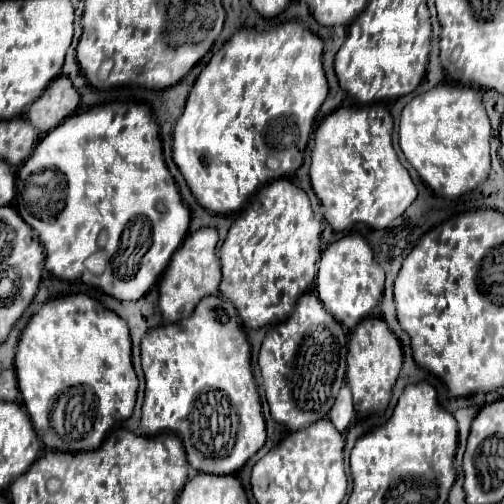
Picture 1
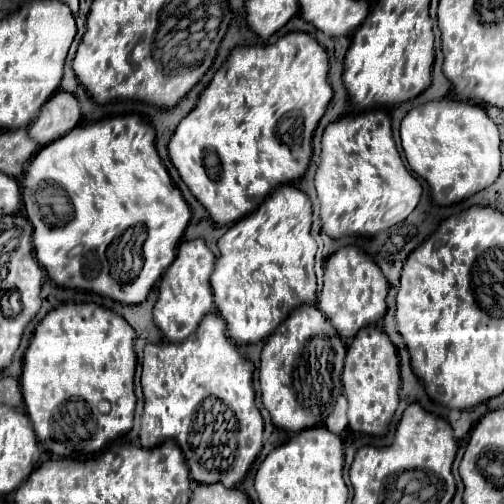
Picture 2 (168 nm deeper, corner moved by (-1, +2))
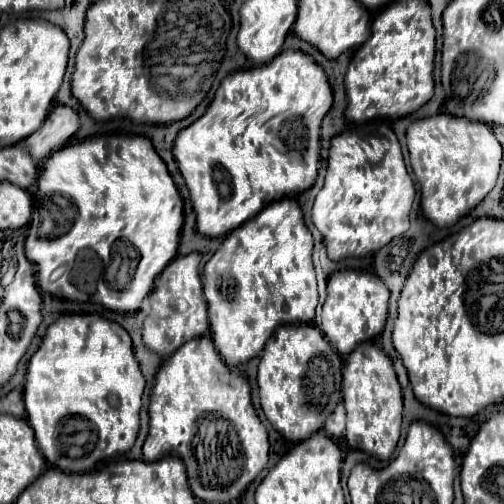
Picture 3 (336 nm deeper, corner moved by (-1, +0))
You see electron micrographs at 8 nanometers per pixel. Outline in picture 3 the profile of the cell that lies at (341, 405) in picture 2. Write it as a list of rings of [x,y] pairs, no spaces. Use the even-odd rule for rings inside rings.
[[[338,403],[334,413],[324,423],[324,433],[330,435],[332,439],[338,439],[344,435],[344,427],[346,427],[346,411],[344,411],[344,405]]]

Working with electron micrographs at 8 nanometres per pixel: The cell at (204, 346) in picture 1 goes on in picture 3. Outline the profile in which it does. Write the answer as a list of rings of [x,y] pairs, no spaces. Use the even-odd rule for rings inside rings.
[[[208,335],[184,343],[172,357],[164,359],[156,373],[156,383],[150,395],[150,431],[144,443],[144,459],[158,461],[162,457],[180,457],[186,465],[192,493],[204,503],[238,503],[246,487],[258,477],[268,463],[268,433],[258,419],[246,377],[232,373],[214,351]]]

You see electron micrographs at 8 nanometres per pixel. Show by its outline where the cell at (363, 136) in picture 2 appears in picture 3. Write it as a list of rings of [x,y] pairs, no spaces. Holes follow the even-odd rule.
[[[386,123],[360,125],[332,139],[324,187],[316,195],[316,201],[312,207],[312,223],[322,233],[328,249],[328,257],[332,261],[342,261],[350,257],[368,257],[368,255],[374,255],[384,245],[388,245],[394,237],[408,231],[410,227],[408,213],[414,197],[416,197],[416,189],[406,171],[400,143],[394,131]]]

